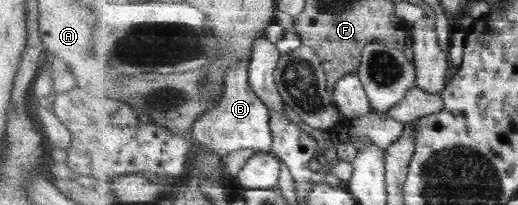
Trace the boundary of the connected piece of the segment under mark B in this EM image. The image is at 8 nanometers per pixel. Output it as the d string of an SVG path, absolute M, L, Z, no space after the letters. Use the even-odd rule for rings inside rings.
M241 61L229 69L225 92L217 106L210 109L193 125L192 136L204 146L216 150L222 157L238 149L253 149L256 153L270 153L273 148L273 129L269 107L254 93L249 82L249 61Z

